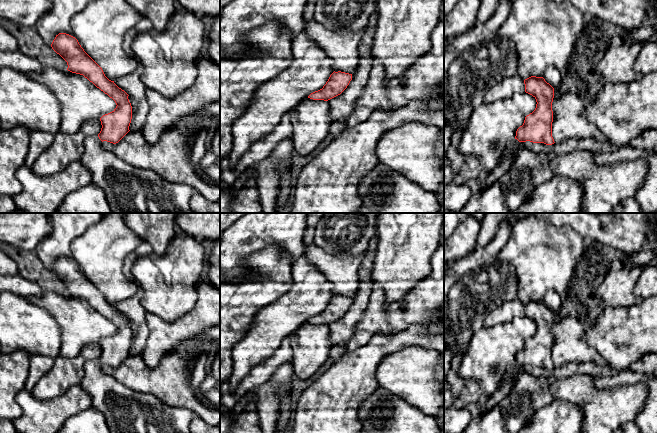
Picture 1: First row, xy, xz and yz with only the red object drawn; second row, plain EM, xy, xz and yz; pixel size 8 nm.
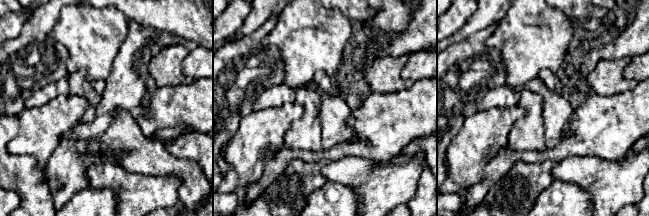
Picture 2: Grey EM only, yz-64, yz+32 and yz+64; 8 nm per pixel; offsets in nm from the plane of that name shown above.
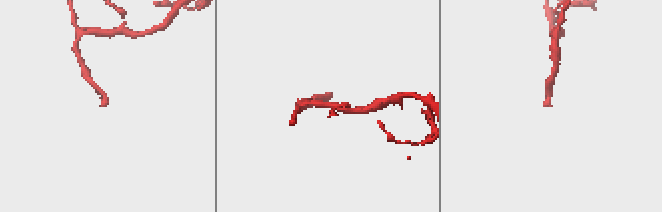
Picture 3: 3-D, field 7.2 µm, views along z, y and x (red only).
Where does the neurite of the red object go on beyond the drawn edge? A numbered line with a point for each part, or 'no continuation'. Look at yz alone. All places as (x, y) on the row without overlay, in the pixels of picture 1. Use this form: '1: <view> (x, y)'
1: yz (507, 376)

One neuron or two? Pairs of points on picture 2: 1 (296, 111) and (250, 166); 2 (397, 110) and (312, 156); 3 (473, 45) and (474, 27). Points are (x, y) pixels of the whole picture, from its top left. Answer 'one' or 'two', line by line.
1: one
2: one
3: two

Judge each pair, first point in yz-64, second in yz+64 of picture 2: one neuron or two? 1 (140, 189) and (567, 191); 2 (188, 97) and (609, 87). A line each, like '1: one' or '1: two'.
1: two
2: two

